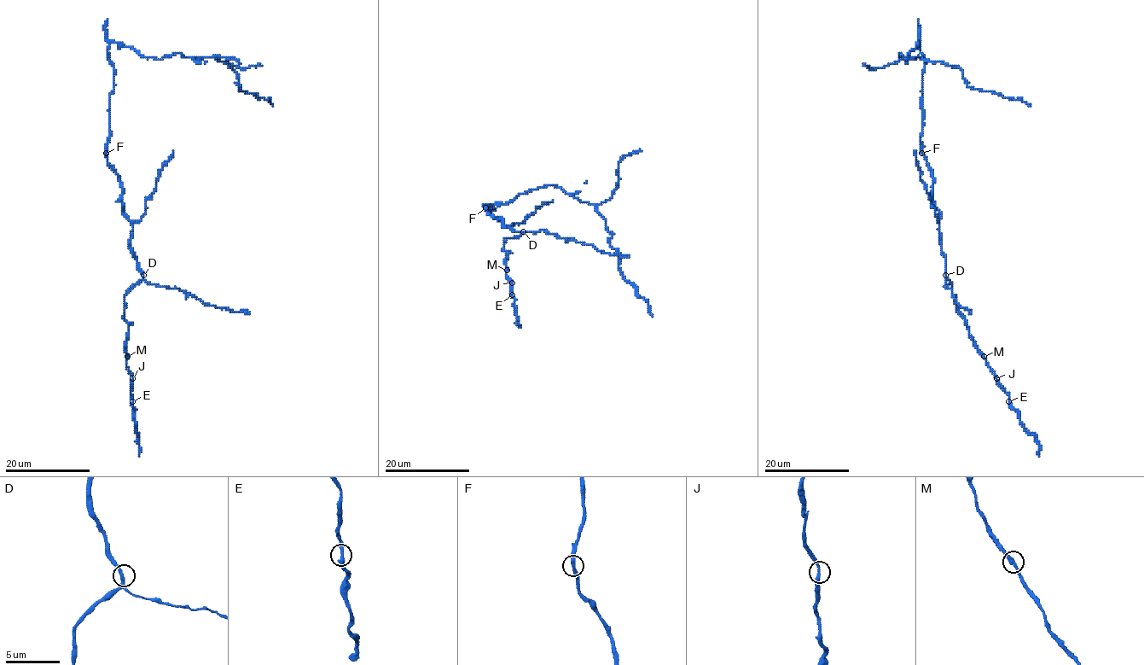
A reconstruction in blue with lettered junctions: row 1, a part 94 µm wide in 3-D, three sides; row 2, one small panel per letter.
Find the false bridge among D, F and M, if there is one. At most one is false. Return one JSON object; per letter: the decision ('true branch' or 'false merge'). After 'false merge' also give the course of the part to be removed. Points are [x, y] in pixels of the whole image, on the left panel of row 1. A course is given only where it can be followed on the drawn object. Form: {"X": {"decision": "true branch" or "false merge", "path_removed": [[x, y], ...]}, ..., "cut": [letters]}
{"D": {"decision": "true branch"}, "F": {"decision": "true branch"}, "M": {"decision": "true branch"}, "cut": []}

